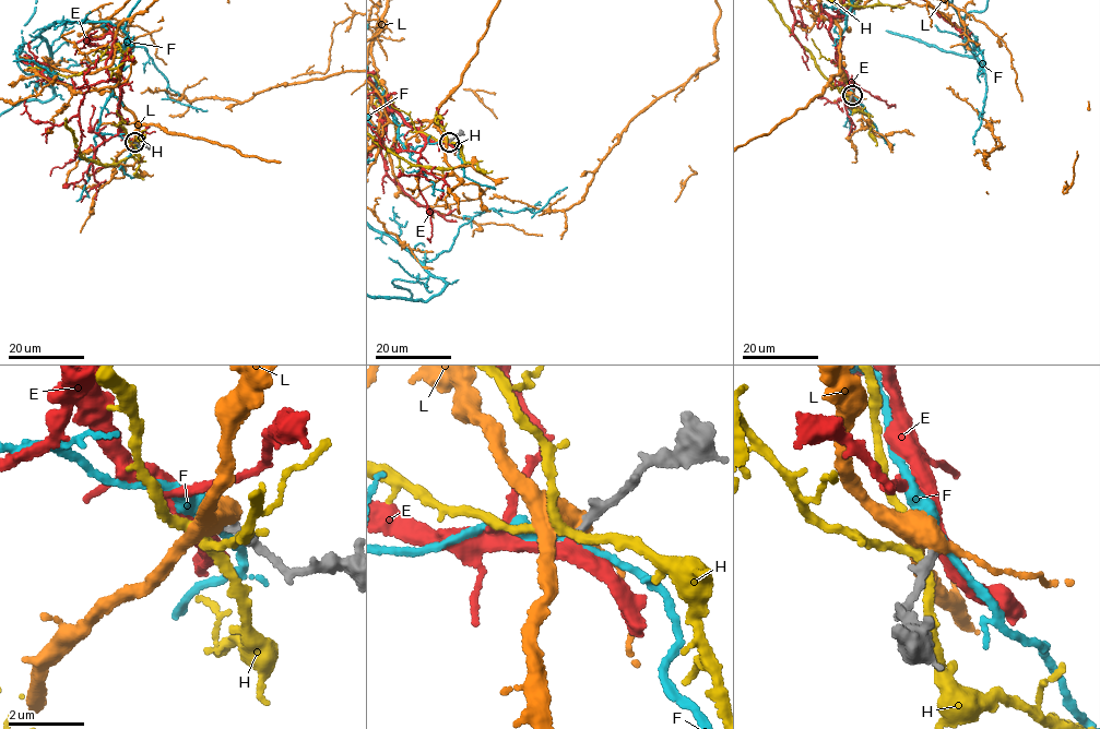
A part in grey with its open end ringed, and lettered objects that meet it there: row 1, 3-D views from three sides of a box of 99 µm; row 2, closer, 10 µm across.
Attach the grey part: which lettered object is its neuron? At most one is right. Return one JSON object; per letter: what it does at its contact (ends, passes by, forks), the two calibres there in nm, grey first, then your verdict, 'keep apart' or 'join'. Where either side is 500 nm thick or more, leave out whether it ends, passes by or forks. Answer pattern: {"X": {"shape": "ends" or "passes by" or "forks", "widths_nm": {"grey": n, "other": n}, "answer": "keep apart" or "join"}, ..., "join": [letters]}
{"E": {"shape": "passes by", "widths_nm": {"grey": 220, "other": 340}, "answer": "join"}, "F": {"shape": "passes by", "widths_nm": {"grey": 220, "other": 280}, "answer": "keep apart"}, "H": {"shape": "forks", "widths_nm": {"grey": 220, "other": 170}, "answer": "keep apart"}, "L": {"shape": "passes by", "widths_nm": {"grey": 280, "other": 480}, "answer": "keep apart"}, "join": ["E"]}

